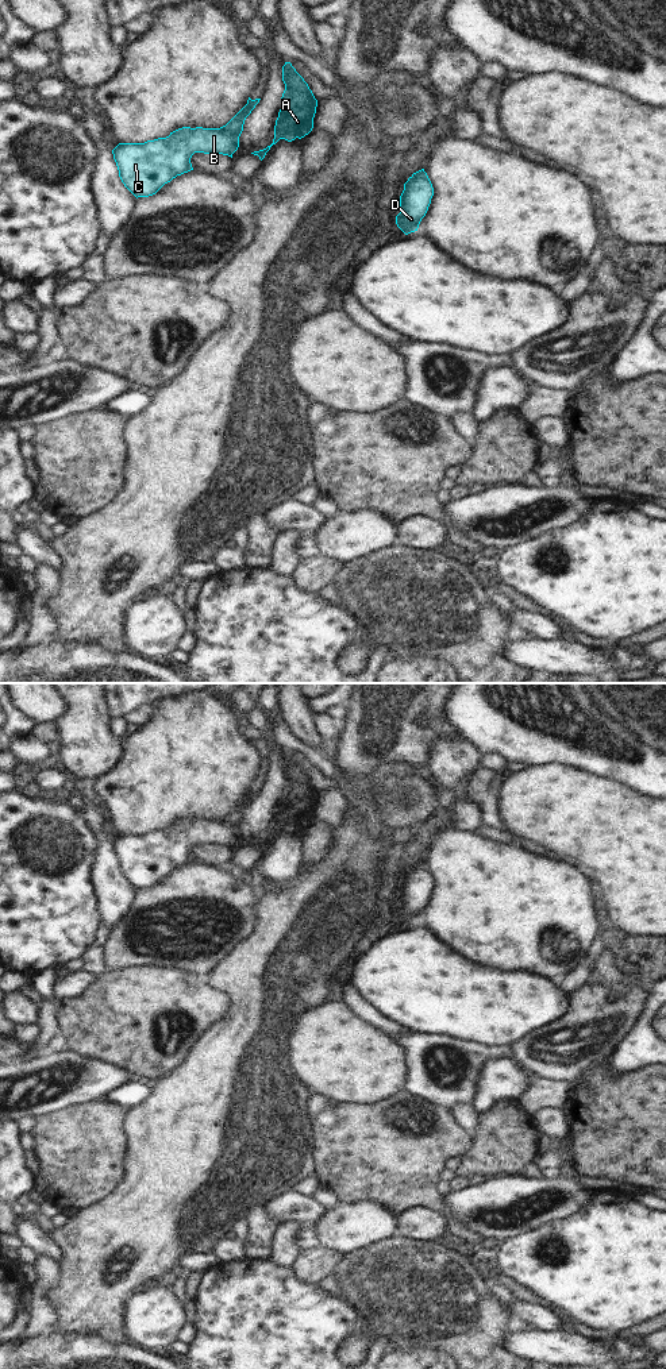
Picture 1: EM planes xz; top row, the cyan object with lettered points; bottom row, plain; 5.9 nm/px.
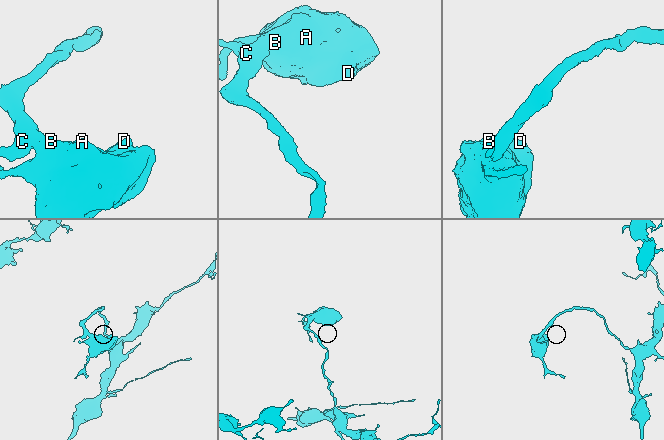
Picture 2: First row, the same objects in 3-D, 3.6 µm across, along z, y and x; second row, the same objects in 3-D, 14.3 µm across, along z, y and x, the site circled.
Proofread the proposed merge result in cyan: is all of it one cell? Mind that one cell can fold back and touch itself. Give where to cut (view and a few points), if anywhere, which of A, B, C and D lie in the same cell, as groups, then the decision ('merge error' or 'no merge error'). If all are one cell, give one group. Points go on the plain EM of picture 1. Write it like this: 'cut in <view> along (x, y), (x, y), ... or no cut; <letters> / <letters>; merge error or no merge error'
no cut; A B C D; no merge error

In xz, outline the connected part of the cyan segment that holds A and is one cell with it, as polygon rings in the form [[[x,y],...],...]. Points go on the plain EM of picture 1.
[[[285,753],[282,757],[282,772],[285,782],[281,788],[281,801],[274,817],[273,834],[263,841],[251,844],[258,847],[261,852],[280,830],[288,833],[296,829],[301,830],[313,820],[317,791],[290,753]]]

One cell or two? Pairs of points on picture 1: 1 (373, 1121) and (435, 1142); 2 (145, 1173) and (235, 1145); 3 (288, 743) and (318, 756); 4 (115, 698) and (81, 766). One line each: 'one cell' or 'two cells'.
1: one cell
2: one cell
3: one cell
4: two cells

